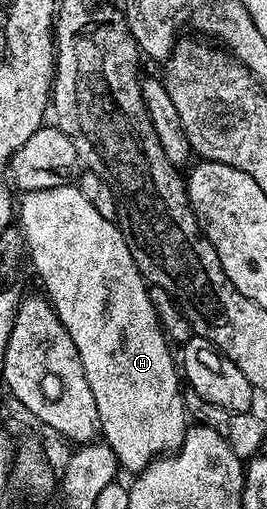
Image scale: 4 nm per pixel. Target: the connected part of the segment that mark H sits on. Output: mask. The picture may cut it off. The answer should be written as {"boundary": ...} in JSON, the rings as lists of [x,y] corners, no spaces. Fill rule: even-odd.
{"boundary":[[[74,184],[24,192],[18,204],[18,220],[22,222],[20,229],[26,237],[25,253],[28,255],[29,265],[34,265],[34,270],[38,273],[39,280],[42,281],[43,288],[41,289],[45,297],[50,299],[50,304],[58,313],[58,318],[64,324],[64,328],[68,328],[68,336],[72,336],[72,344],[76,344],[76,352],[80,352],[80,360],[84,364],[84,376],[88,376],[88,384],[92,387],[92,397],[96,399],[96,412],[100,412],[101,437],[106,445],[112,448],[112,452],[118,458],[118,465],[123,471],[141,472],[155,458],[165,456],[181,447],[188,429],[188,415],[184,386],[180,381],[180,370],[176,365],[175,355],[174,358],[170,355],[169,348],[171,347],[168,345],[168,338],[163,331],[162,323],[158,321],[156,302],[150,299],[149,292],[151,291],[148,289],[148,283],[138,271],[138,265],[132,260],[132,252],[128,248],[126,237],[122,235],[122,230],[119,229],[117,223],[104,219],[94,205],[89,203],[81,187]]]}

